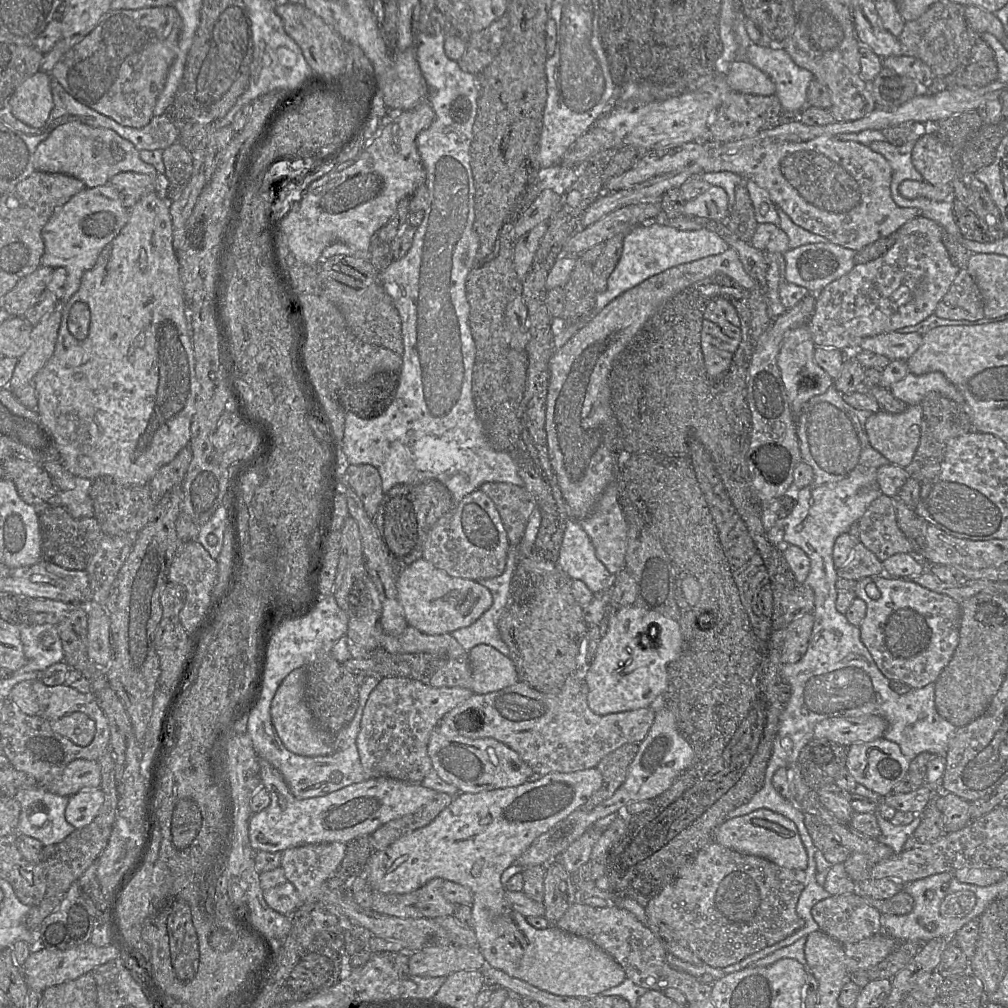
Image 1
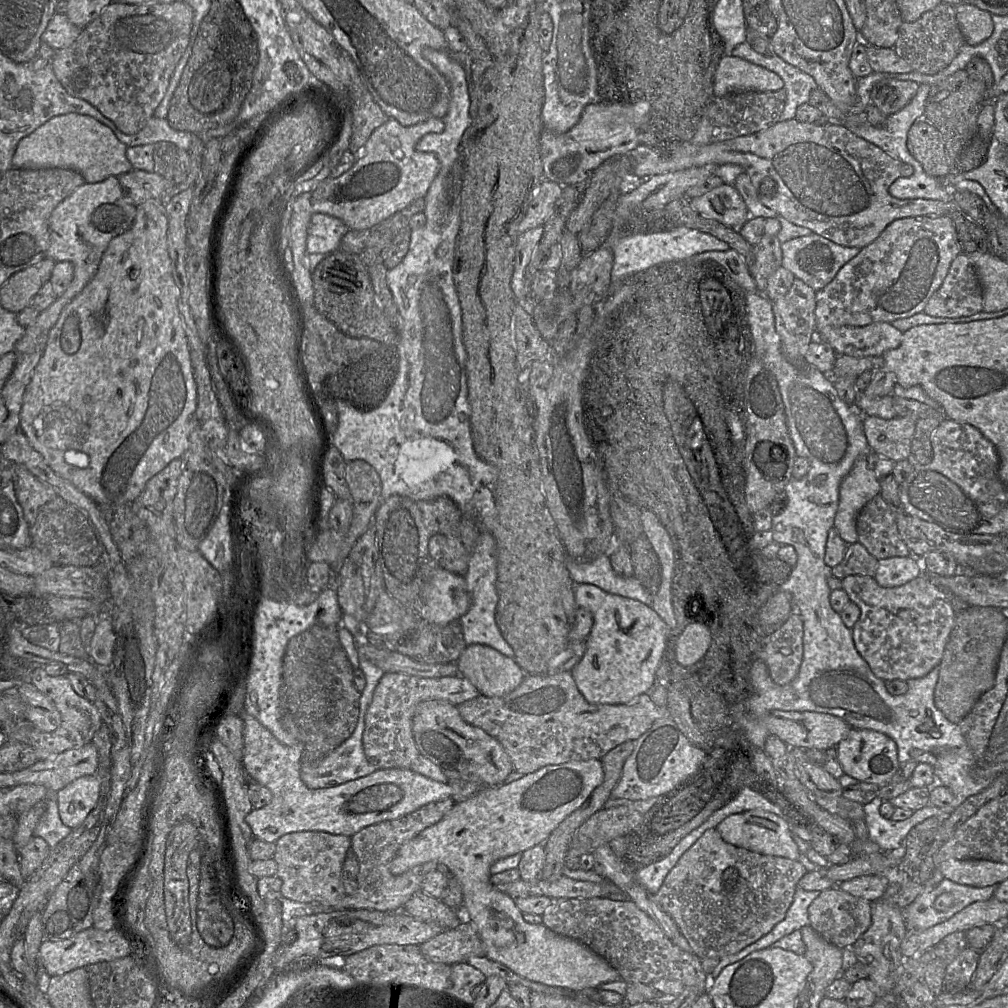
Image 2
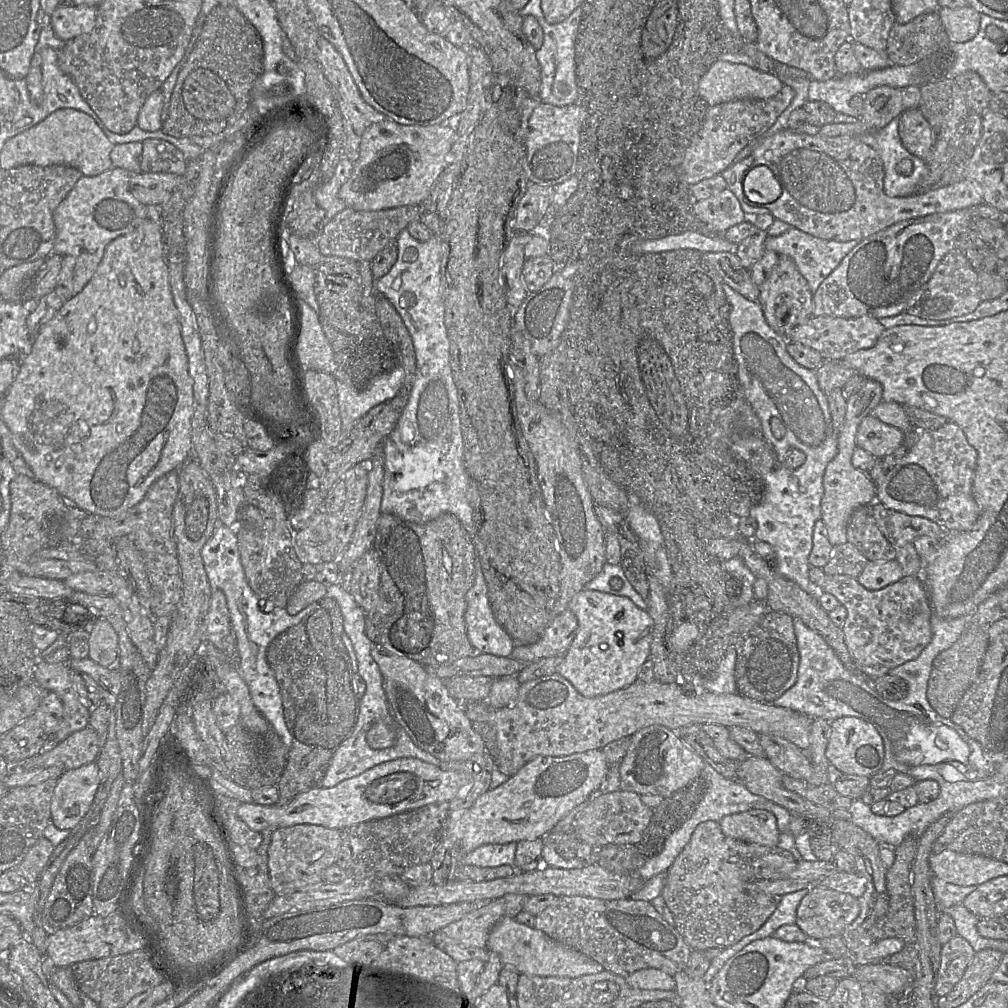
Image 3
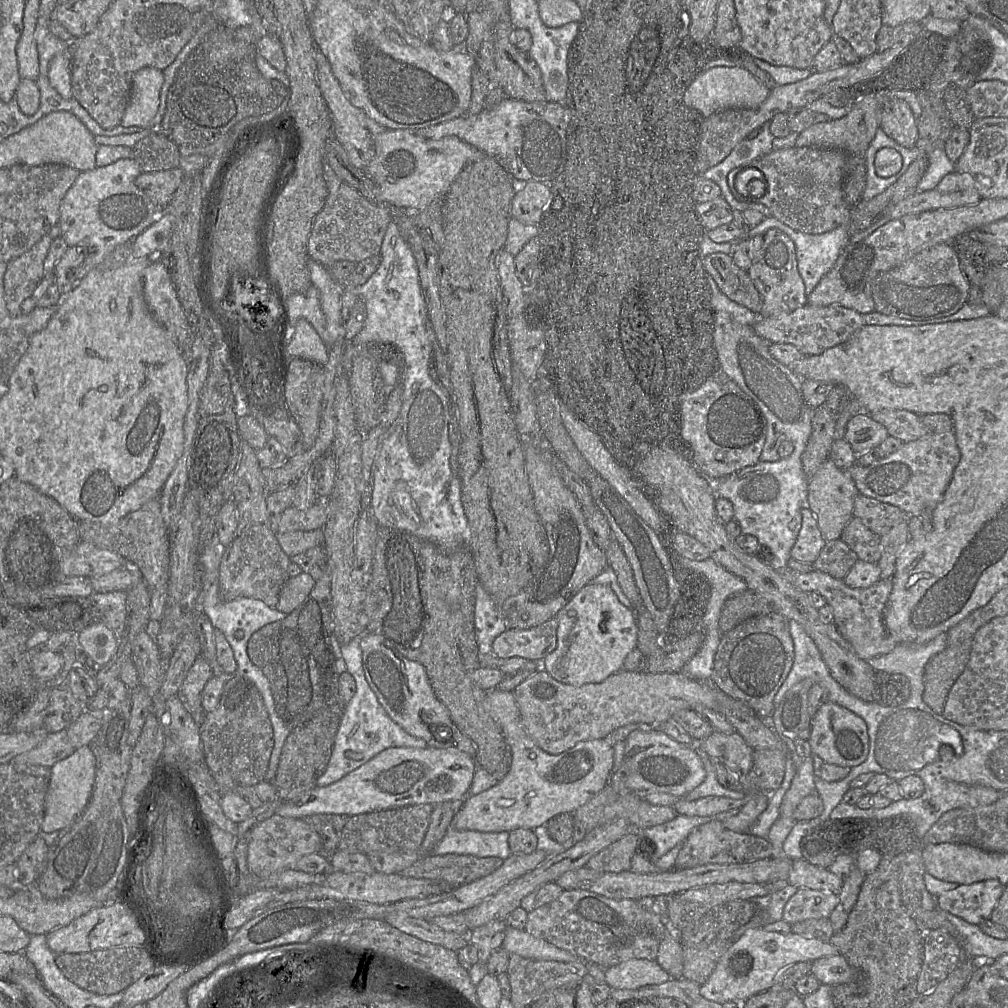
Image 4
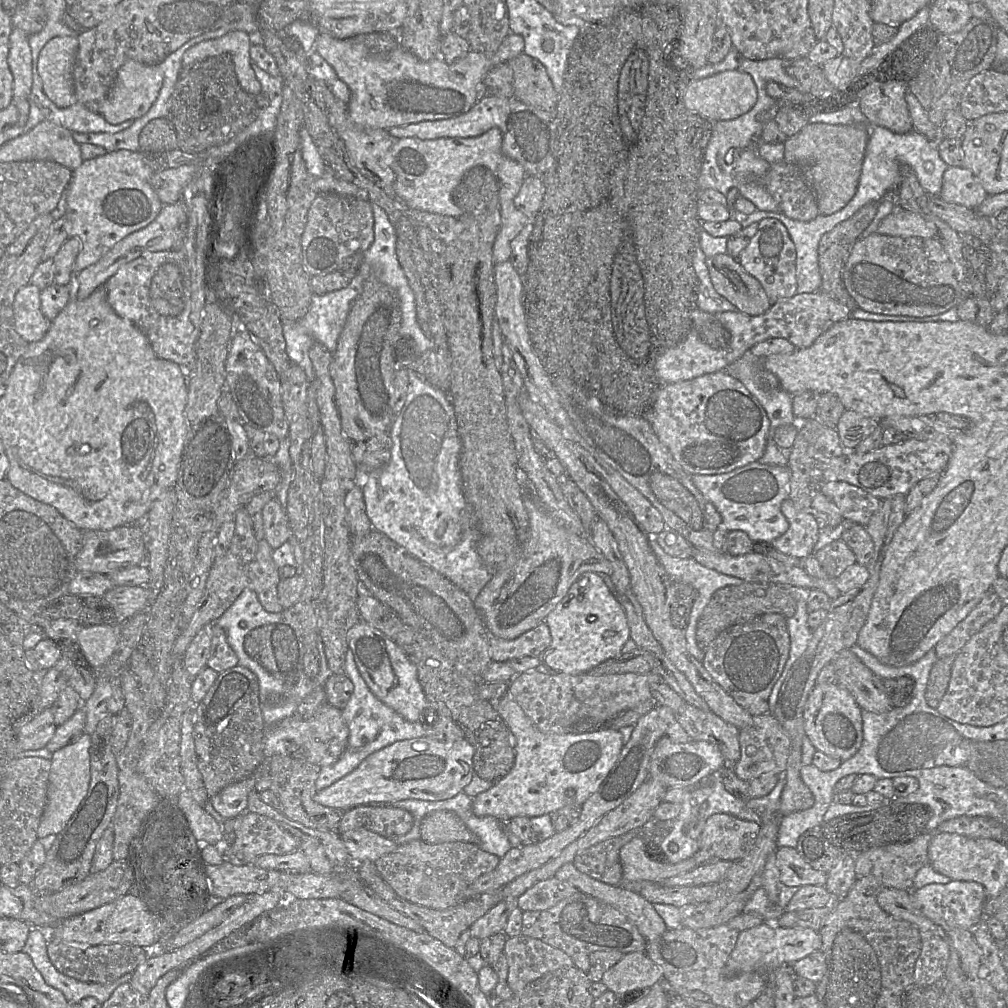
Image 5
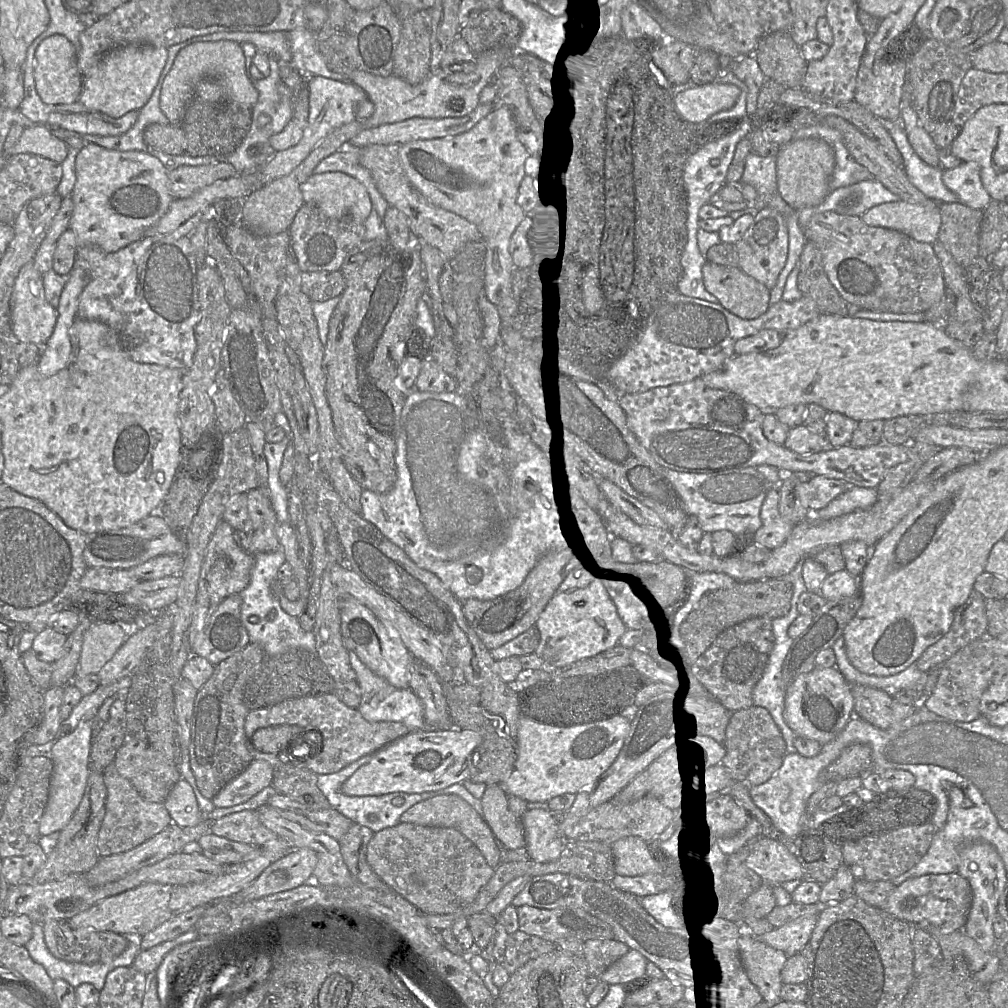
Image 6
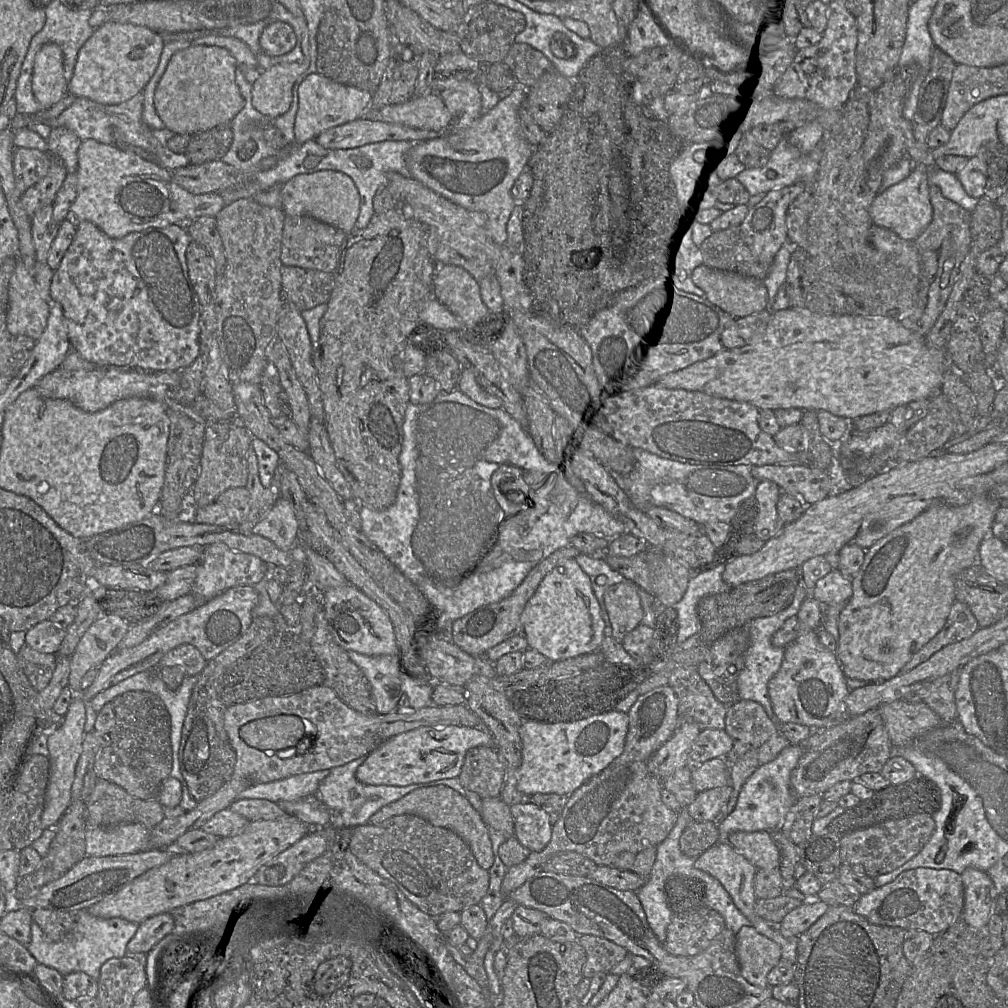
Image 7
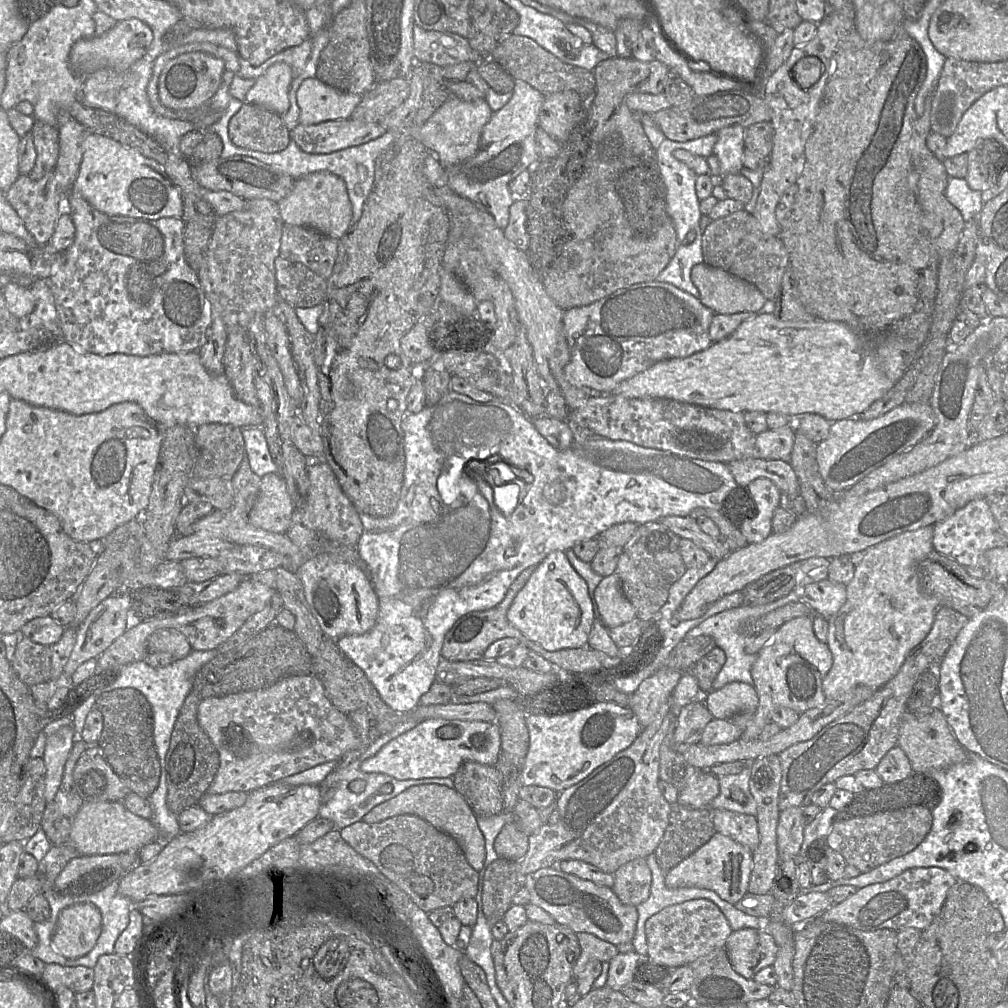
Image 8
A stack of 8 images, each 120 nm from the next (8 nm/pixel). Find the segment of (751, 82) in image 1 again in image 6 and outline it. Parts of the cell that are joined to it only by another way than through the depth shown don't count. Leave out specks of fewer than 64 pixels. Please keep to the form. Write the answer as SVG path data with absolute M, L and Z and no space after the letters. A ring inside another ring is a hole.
M711 82L680 91L674 106L683 119L698 123L731 109L739 95L740 89L733 84Z

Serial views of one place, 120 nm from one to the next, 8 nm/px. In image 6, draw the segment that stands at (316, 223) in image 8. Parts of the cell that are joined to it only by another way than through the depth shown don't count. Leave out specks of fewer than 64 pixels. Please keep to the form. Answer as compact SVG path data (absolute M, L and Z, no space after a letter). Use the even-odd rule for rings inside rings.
M342 172L312 174L300 190L305 204L314 205L329 218L353 217L364 223L371 211L371 201L364 186Z

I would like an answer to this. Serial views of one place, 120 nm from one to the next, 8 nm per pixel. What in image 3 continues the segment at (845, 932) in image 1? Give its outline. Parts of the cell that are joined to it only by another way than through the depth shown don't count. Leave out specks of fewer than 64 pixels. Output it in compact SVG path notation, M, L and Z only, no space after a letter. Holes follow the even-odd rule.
M813 885L798 905L795 925L809 938L821 940L841 936L859 913L857 898Z

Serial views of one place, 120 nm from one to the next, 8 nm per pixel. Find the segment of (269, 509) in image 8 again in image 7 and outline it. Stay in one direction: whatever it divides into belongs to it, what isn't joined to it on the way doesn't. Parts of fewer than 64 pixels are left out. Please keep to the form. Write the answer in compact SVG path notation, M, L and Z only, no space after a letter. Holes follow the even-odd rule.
M279 497L268 515L258 522L252 532L274 542L281 550L288 551L299 541L300 524L293 505Z

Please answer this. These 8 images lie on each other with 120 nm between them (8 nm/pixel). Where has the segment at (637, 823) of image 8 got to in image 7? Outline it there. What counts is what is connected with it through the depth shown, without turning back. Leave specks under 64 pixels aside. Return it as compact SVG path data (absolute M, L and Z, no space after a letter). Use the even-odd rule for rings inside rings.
M614 761L569 795L560 818L552 824L552 835L546 847L531 852L522 863L509 867L502 893L509 895L529 878L544 871L545 864L563 852L577 852L597 864L612 866L622 852L637 854L658 846L672 831L677 813L662 801L661 780L652 775L647 761L619 765Z

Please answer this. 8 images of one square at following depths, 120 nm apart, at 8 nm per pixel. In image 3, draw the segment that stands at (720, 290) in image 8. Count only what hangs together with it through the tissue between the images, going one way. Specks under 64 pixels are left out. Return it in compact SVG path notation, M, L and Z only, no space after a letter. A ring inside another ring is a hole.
M703 252L724 283L746 299L757 302L759 287L753 282L749 270L743 267L734 252Z

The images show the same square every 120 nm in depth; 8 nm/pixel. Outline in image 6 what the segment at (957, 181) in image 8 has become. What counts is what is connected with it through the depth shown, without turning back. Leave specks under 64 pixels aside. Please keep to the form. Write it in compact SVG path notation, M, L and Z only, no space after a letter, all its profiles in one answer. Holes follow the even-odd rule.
M884 123L902 155L902 168L909 181L937 203L961 202L960 198L943 183L944 169L925 163L914 151L901 123Z

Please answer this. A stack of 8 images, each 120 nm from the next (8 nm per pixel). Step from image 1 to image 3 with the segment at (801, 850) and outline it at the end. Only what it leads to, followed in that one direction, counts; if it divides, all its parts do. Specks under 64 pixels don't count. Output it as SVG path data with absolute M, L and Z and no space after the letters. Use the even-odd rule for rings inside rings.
M751 809L723 817L720 822L722 832L731 838L764 846L778 846L780 832L775 815L764 809Z

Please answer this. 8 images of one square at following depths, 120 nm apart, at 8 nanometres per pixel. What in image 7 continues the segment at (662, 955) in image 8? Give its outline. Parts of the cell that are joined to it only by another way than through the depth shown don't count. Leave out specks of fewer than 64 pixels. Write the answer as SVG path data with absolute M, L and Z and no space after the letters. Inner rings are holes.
M706 906L673 913L663 946L675 956L694 956L725 928L723 917Z

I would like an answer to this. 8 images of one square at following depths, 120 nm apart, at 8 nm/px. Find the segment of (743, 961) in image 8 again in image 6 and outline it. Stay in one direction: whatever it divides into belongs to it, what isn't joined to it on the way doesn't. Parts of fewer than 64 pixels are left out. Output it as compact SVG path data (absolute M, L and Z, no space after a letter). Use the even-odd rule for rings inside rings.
M751 934L744 937L743 954L748 972L759 988L761 999L770 1005L778 1003L783 985L780 974L788 956Z

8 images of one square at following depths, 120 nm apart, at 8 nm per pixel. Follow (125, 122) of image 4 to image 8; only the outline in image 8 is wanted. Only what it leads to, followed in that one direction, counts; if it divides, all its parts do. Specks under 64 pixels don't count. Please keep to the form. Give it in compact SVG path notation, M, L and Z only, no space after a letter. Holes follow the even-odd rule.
M131 18L118 21L102 35L93 35L78 40L72 46L69 54L70 67L76 75L83 79L103 68L117 72L126 71L145 55L153 38L150 27L139 19Z

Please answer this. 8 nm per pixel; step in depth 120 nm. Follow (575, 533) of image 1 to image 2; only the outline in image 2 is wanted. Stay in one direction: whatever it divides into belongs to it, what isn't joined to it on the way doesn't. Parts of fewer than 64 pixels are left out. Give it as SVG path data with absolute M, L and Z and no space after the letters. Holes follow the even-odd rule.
M609 553L593 559L574 559L567 556L566 566L575 584L593 584L611 594L638 600L651 607L650 592L633 576L617 574L610 561Z

